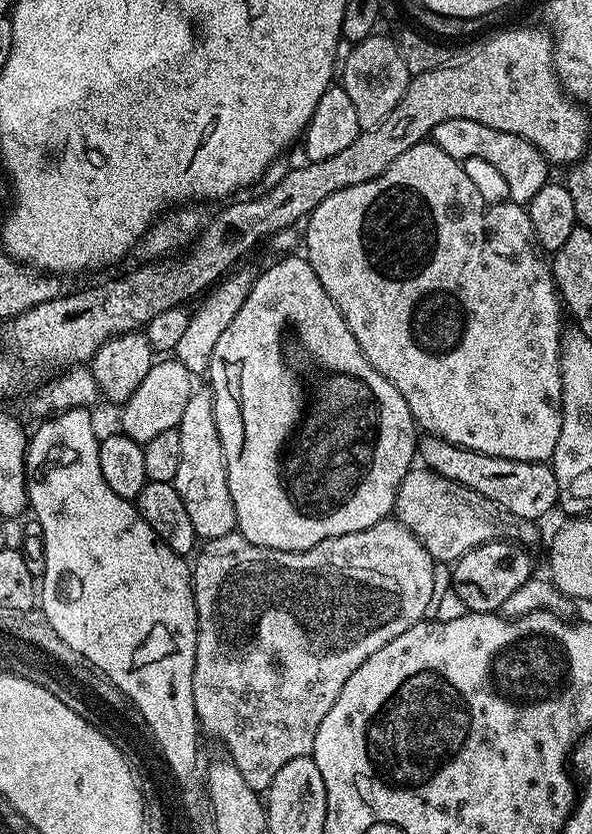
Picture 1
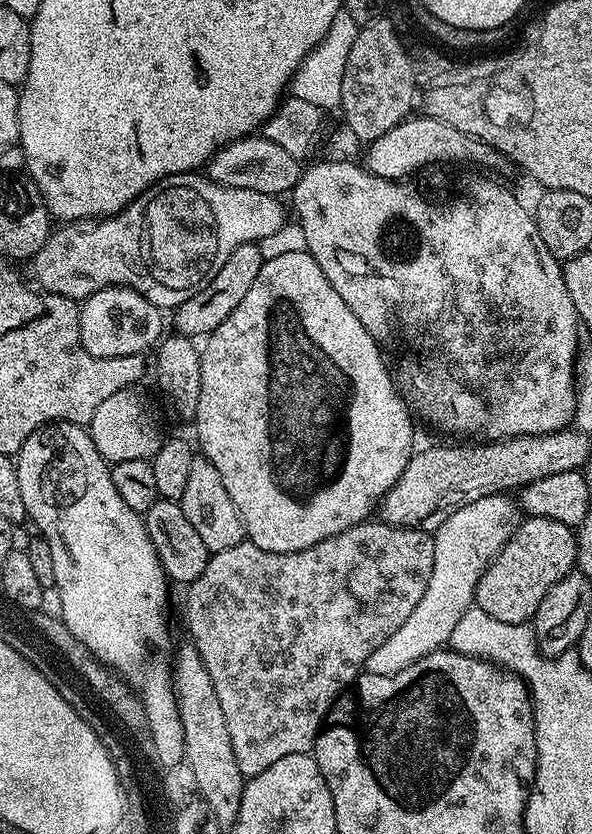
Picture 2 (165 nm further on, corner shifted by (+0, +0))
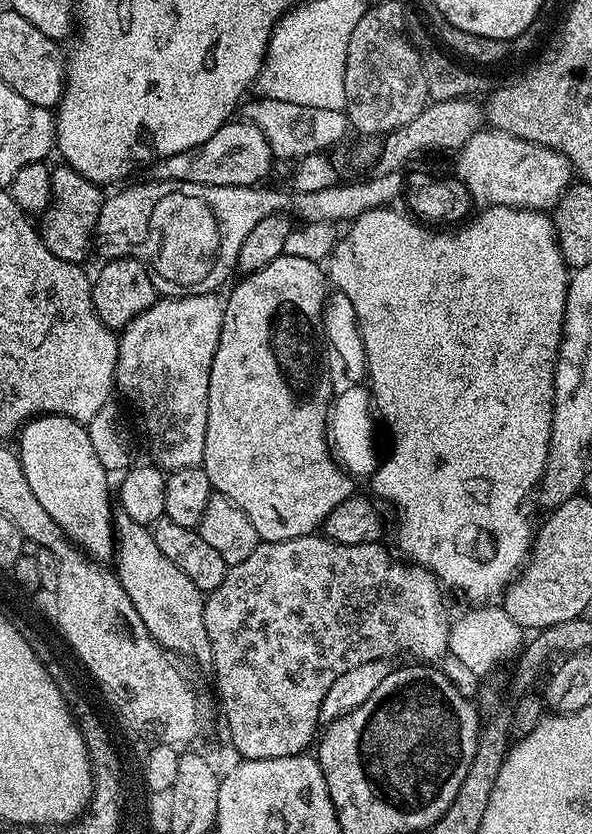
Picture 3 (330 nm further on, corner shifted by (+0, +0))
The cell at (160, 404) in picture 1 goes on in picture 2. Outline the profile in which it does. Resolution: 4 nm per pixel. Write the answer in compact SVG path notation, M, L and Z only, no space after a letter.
M124 388L98 406L88 425L88 433L101 457L110 464L118 461L152 459L164 441L158 416L149 400L136 388Z

